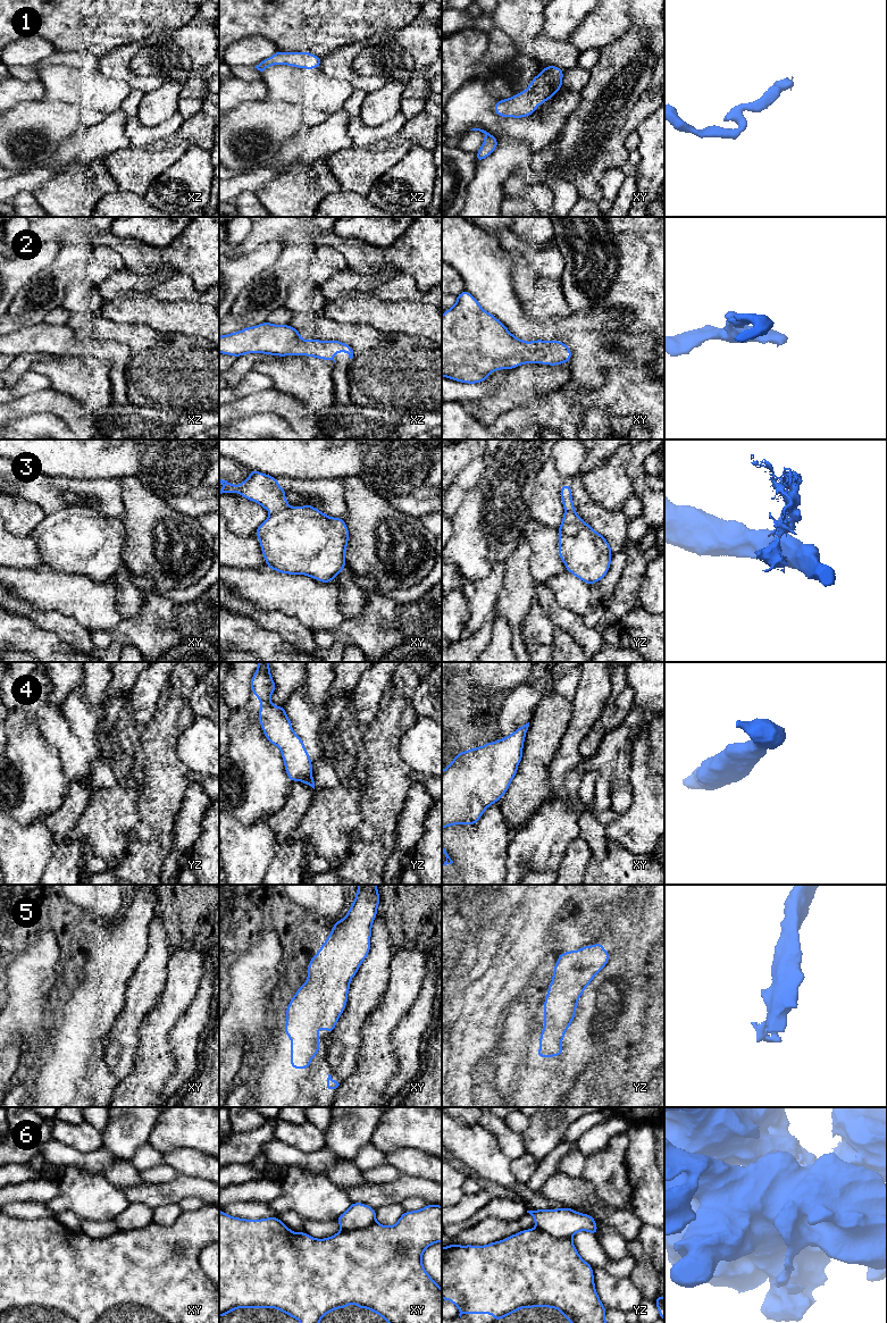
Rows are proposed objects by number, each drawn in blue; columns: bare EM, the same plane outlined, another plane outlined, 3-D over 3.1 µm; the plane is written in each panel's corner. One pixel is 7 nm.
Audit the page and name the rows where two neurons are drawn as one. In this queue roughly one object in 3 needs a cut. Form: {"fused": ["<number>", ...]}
{"fused": ["3"]}

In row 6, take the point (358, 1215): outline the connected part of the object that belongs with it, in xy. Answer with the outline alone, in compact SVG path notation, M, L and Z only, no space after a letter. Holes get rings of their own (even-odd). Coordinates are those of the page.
M361 1203L352 1205L337 1217L341 1231L329 1238L316 1239L304 1231L291 1231L278 1217L245 1220L233 1217L219 1209L219 1317L232 1313L235 1308L278 1308L295 1317L300 1323L320 1323L326 1313L335 1308L346 1308L355 1304L358 1308L369 1308L378 1313L387 1323L442 1323L442 1289L425 1271L421 1258L427 1247L442 1241L442 1206L428 1204L419 1211L403 1212L393 1226L385 1226L376 1221L376 1209Z

